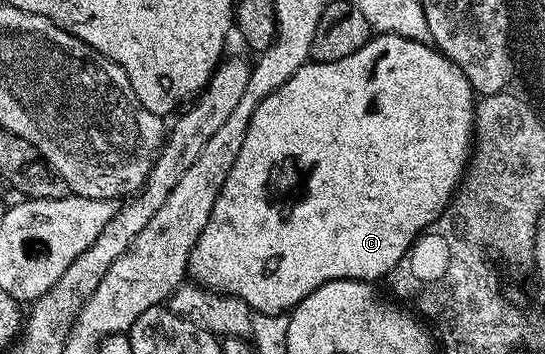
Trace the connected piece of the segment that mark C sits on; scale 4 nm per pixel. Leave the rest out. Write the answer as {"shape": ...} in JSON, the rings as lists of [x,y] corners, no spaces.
{"shape":[[[392,32],[372,35],[365,46],[361,46],[361,50],[340,60],[304,64],[301,70],[297,70],[297,74],[293,74],[293,78],[289,78],[289,82],[273,90],[273,94],[269,94],[269,98],[262,100],[257,110],[253,110],[245,142],[241,142],[241,154],[237,154],[237,162],[233,162],[233,170],[229,170],[217,194],[217,202],[213,202],[209,222],[191,251],[187,263],[190,279],[215,292],[241,298],[241,302],[248,304],[252,313],[265,316],[290,313],[301,301],[309,298],[313,290],[334,280],[379,282],[382,276],[384,279],[451,203],[473,148],[476,103],[477,93],[471,89],[469,78],[465,78],[465,74],[448,56],[444,56],[430,43],[410,40]]]}

